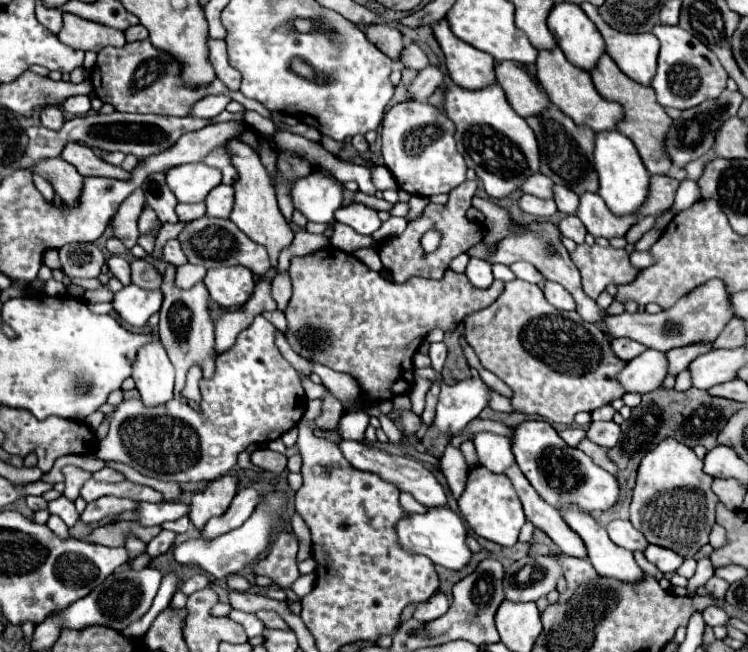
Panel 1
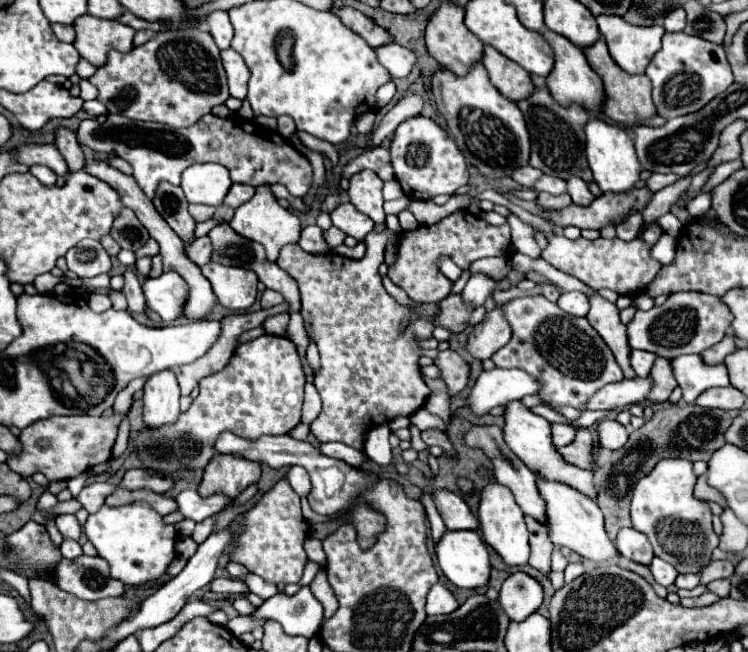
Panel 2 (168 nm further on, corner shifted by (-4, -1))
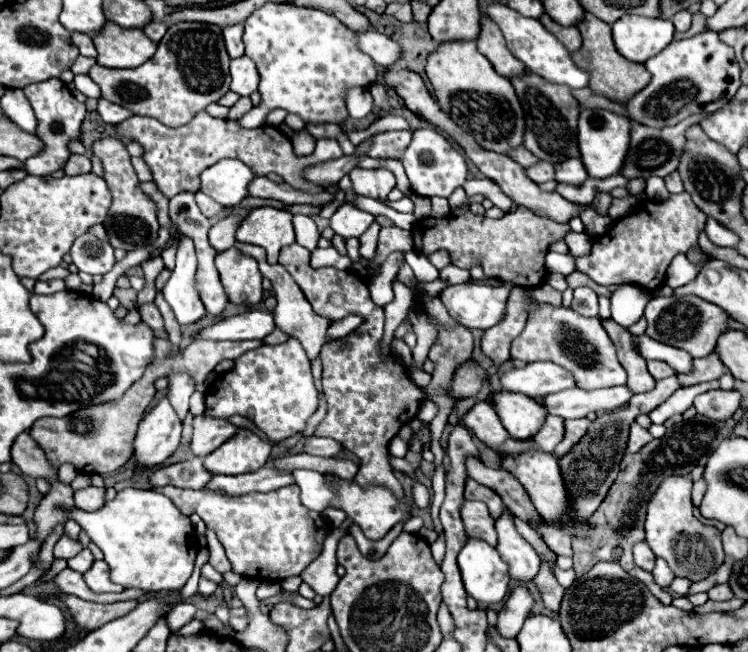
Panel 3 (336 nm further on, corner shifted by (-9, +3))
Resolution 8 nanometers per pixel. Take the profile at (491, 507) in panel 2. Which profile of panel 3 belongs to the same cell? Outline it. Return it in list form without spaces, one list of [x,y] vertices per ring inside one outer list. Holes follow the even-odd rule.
[[[504,513],[500,519],[496,519],[496,531],[498,531],[496,549],[500,557],[510,565],[510,577],[520,585],[532,581],[534,575],[540,571],[540,557],[518,535],[510,513]]]

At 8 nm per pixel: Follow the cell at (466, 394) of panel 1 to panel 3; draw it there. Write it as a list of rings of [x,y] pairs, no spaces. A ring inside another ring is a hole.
[[[550,361],[528,363],[522,369],[512,369],[502,377],[502,387],[506,391],[518,391],[528,397],[544,397],[556,391],[576,387],[572,373]]]

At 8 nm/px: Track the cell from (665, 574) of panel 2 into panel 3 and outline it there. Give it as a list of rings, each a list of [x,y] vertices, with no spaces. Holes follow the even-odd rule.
[[[656,559],[656,569],[652,571],[652,575],[654,575],[654,581],[656,581],[662,589],[668,589],[668,585],[670,585],[672,579],[674,579],[674,573],[670,571],[668,563],[664,563],[664,559]]]

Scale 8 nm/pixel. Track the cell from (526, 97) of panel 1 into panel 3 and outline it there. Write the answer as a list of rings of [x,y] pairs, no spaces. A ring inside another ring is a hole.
[[[482,15],[482,29],[476,39],[476,45],[478,45],[478,51],[484,57],[488,57],[488,61],[500,75],[510,79],[514,75],[524,73],[524,63],[520,63],[520,59],[516,59],[510,53],[500,27],[492,19],[486,19],[486,15]]]

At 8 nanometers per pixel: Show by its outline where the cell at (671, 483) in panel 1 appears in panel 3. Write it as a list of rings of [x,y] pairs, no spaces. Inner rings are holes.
[[[666,477],[664,479],[656,495],[648,501],[646,543],[650,545],[656,557],[662,557],[668,561],[676,577],[700,581],[700,579],[706,579],[706,575],[710,575],[724,563],[724,551],[722,551],[720,531],[714,527],[702,525],[694,517],[690,489],[692,489],[692,479],[688,477]]]

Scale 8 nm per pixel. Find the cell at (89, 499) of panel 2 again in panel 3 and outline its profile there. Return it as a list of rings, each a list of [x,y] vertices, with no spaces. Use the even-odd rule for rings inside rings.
[[[86,487],[80,491],[74,491],[74,505],[84,511],[96,511],[104,505],[104,489],[98,487]]]

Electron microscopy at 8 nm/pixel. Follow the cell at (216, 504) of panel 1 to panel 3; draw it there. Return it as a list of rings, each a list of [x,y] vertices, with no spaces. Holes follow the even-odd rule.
[[[240,427],[236,435],[224,441],[216,451],[204,457],[204,467],[212,473],[240,475],[258,471],[268,463],[270,443],[246,427]]]

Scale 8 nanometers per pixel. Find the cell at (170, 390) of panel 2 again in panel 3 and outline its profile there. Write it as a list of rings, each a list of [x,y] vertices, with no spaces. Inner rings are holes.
[[[168,397],[160,399],[156,407],[142,419],[132,443],[132,457],[136,469],[154,469],[164,463],[180,445],[182,423],[172,409]]]

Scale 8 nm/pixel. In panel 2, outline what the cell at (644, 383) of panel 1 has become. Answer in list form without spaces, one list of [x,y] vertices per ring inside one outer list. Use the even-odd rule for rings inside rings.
[[[647,375],[647,379],[621,379],[599,389],[587,403],[587,409],[623,409],[631,403],[643,403],[649,393],[651,375]]]

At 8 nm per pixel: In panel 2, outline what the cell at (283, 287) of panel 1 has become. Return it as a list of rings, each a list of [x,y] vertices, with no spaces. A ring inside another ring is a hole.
[[[265,289],[265,293],[261,295],[261,307],[273,307],[273,305],[279,305],[279,303],[283,303],[283,295],[279,291]]]

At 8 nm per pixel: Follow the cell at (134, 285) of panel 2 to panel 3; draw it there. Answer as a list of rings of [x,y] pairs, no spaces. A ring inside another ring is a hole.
[[[148,303],[148,305],[140,305],[140,307],[138,307],[138,311],[140,311],[142,321],[144,321],[152,331],[154,331],[154,335],[156,335],[156,337],[168,339],[168,333],[166,333],[166,329],[164,329],[162,315],[160,315],[160,311],[158,311],[158,307],[156,307],[156,305],[152,305],[152,303]]]

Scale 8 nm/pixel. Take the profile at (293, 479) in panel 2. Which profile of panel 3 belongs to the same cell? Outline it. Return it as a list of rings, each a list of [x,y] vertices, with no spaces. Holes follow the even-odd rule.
[[[296,469],[294,479],[296,479],[296,485],[302,491],[300,499],[306,507],[310,507],[312,511],[318,511],[318,513],[322,513],[328,507],[344,511],[346,517],[352,523],[356,523],[370,541],[382,539],[396,523],[406,521],[410,517],[410,511],[412,511],[410,501],[406,497],[398,499],[390,489],[386,489],[382,485],[360,487],[356,481],[346,481],[346,479],[340,479],[340,477],[334,477],[336,485],[332,485],[326,475],[316,473],[316,471],[308,471],[308,469]]]

